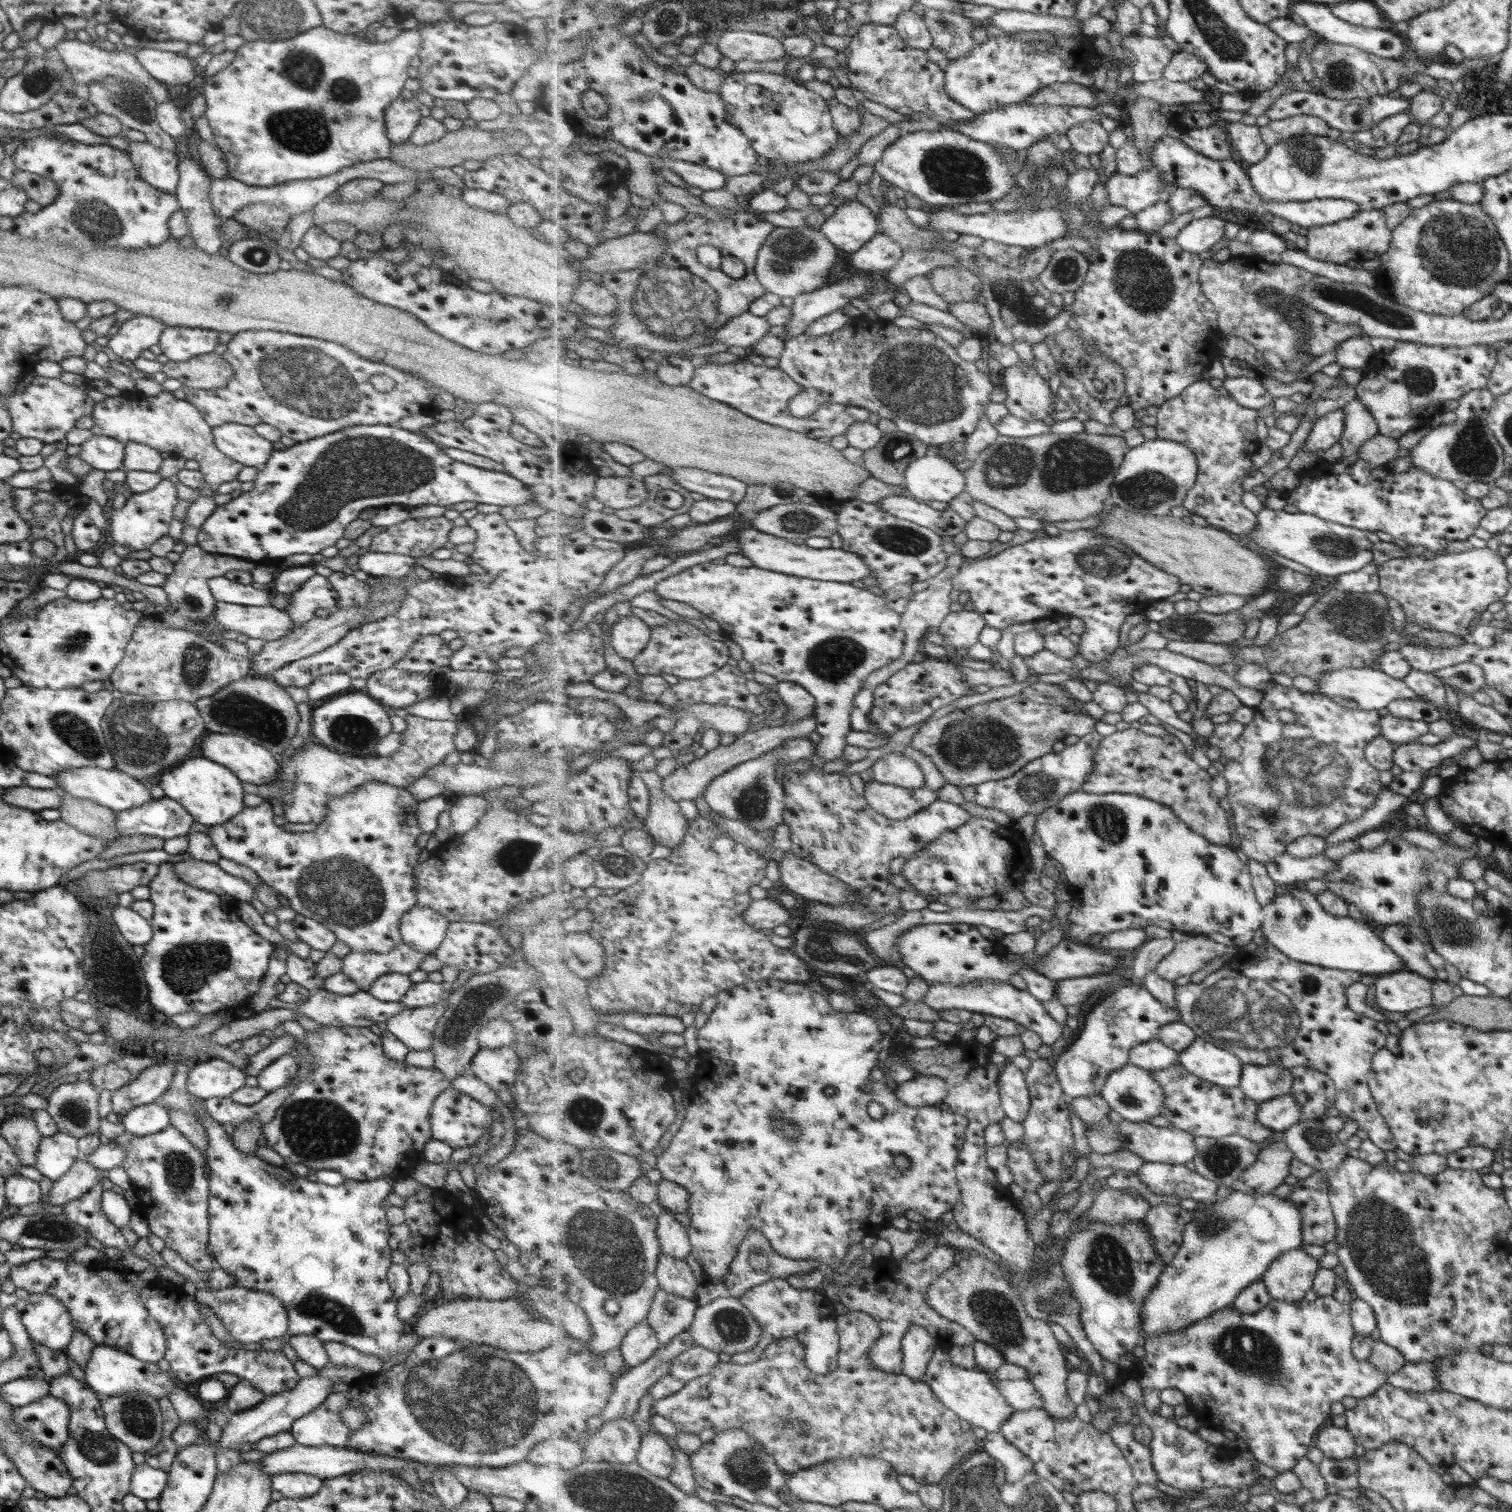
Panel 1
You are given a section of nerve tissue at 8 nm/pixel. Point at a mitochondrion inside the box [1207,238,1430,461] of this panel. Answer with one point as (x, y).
(1380, 311)

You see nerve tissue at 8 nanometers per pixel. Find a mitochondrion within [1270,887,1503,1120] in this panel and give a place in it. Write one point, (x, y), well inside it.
(1452, 931)

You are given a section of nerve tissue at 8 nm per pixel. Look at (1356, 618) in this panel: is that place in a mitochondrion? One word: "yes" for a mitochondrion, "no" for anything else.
yes

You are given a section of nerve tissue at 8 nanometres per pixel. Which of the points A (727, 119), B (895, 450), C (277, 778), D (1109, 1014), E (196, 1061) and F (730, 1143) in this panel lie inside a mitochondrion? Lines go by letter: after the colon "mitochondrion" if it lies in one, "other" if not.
A: other
B: mitochondrion
C: other
D: mitochondrion
E: other
F: other

